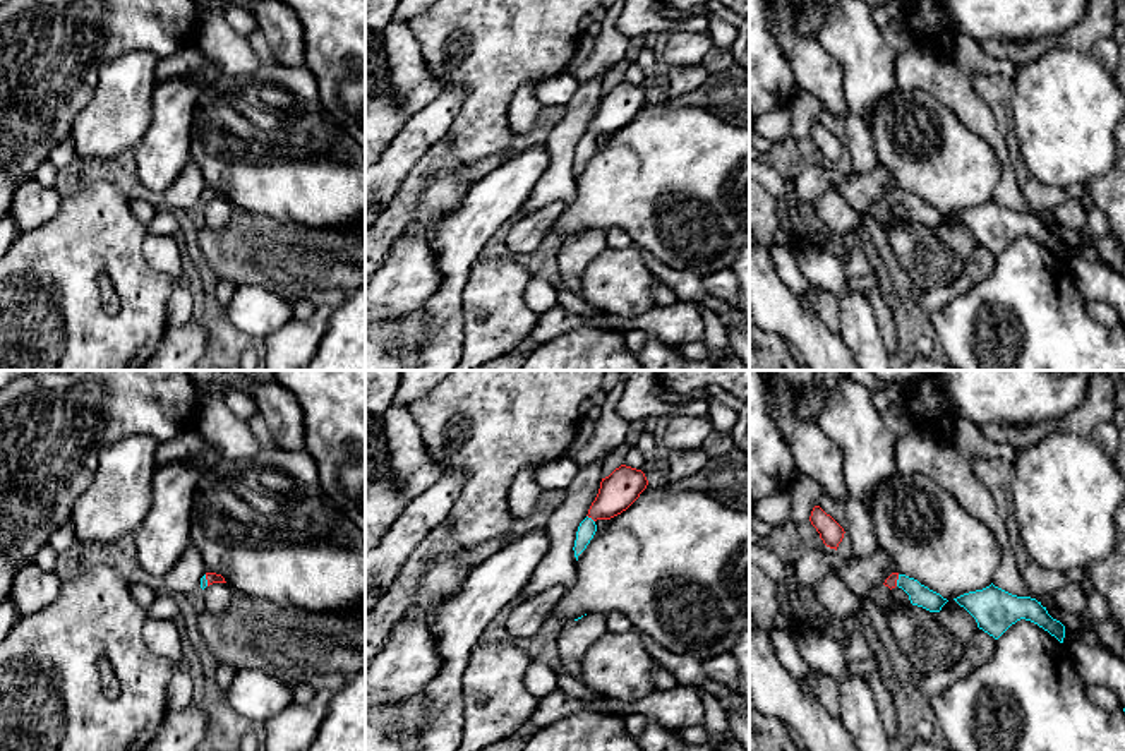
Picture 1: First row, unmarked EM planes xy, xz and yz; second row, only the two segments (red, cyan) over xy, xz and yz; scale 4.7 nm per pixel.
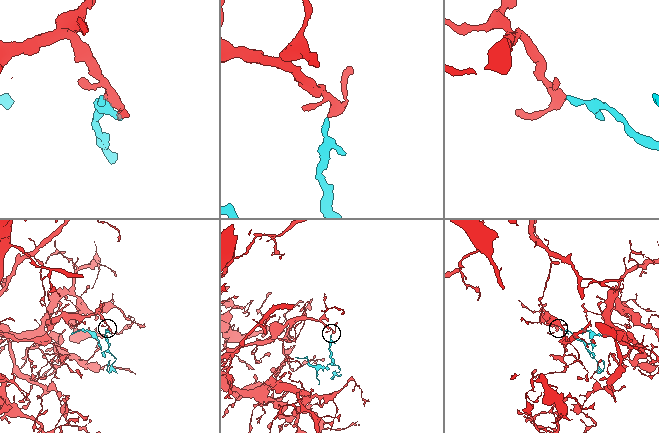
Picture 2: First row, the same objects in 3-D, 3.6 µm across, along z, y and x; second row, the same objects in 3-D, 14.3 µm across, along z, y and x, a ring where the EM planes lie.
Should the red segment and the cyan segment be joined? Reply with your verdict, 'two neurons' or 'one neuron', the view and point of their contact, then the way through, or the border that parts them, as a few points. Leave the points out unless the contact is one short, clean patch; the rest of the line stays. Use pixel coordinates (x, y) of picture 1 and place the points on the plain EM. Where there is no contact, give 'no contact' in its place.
one neuron; contact xz (590, 132); way xz (618, 107), (590, 132), (587, 144)

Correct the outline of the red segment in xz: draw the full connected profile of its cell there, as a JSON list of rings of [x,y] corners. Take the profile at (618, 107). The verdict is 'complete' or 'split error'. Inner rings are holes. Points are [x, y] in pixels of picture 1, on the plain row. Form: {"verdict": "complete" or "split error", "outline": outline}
{"verdict": "split error", "outline": [[[621,81],[609,93],[602,94],[599,110],[576,147],[573,163],[576,177],[597,147],[595,137],[611,135],[626,127],[647,101],[648,96],[645,89],[626,81]]]}

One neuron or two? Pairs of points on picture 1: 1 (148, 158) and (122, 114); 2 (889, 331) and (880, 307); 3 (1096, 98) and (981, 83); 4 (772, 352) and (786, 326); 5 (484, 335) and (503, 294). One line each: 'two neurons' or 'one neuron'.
1: two neurons
2: one neuron
3: two neurons
4: two neurons
5: one neuron

